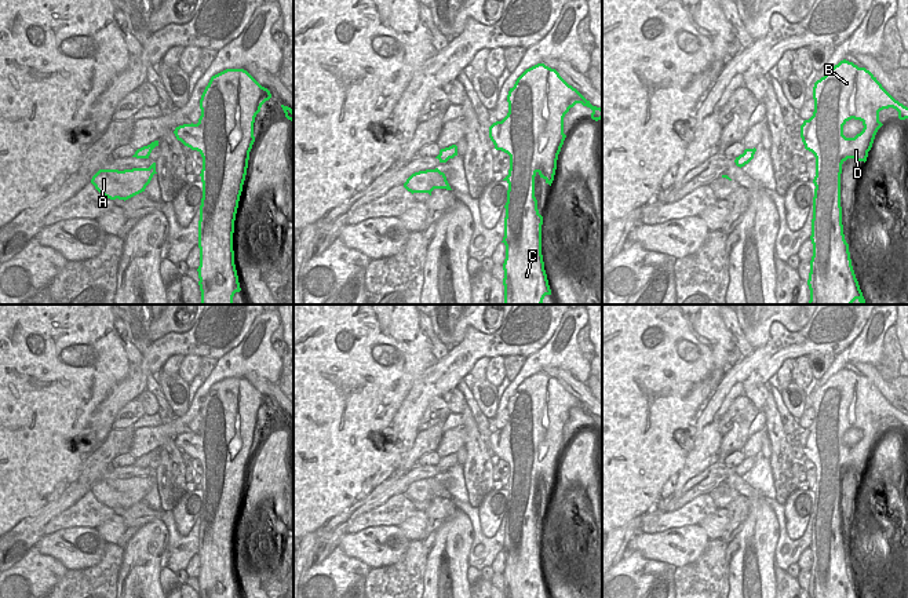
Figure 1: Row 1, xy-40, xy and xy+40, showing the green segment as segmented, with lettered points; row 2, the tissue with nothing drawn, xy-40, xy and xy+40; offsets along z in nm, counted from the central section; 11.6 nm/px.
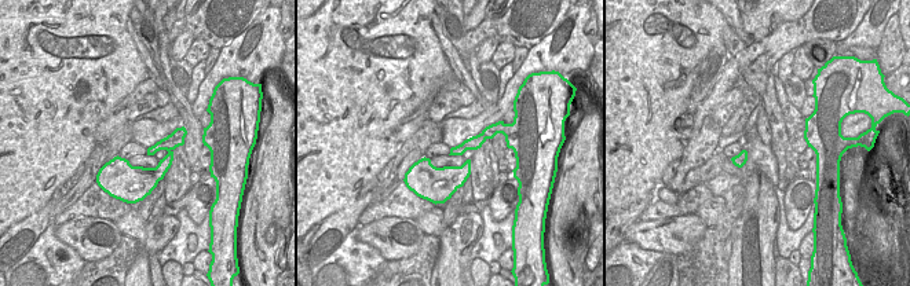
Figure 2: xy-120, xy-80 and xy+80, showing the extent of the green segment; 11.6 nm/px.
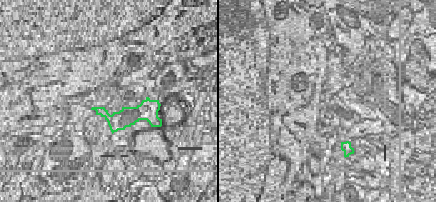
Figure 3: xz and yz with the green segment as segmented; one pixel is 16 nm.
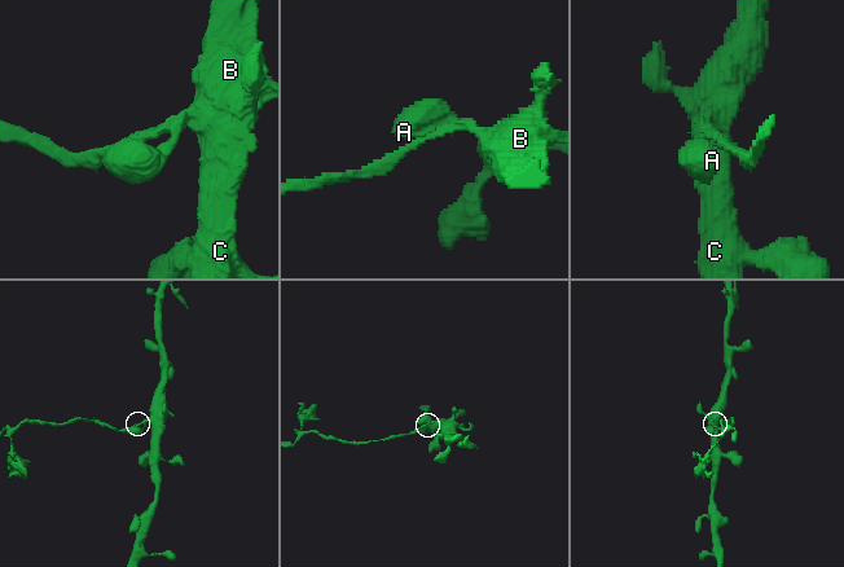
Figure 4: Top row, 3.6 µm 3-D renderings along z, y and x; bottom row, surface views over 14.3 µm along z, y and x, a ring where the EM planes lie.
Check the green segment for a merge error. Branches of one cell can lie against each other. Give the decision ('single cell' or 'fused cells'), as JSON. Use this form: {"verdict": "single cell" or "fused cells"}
{"verdict": "fused cells"}

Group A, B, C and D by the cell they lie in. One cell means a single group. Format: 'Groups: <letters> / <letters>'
Groups: A / B C D.

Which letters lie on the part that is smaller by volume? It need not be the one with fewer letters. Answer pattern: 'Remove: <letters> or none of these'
Remove: A

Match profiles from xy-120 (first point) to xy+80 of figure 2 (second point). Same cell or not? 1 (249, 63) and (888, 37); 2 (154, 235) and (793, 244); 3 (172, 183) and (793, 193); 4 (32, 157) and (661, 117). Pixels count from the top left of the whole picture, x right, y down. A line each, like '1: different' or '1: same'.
1: different
2: different
3: different
4: same

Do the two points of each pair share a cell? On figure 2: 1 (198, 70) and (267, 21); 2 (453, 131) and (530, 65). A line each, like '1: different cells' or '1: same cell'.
1: different cells
2: same cell

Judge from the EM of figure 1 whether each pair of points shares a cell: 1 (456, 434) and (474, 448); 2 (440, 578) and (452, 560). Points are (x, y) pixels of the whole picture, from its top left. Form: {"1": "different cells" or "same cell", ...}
{"1": "different cells", "2": "same cell"}

